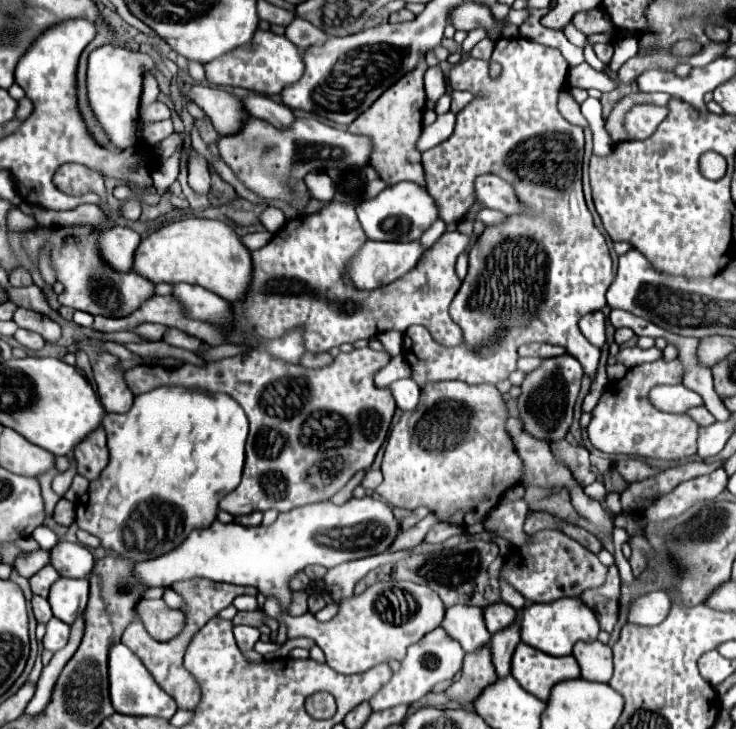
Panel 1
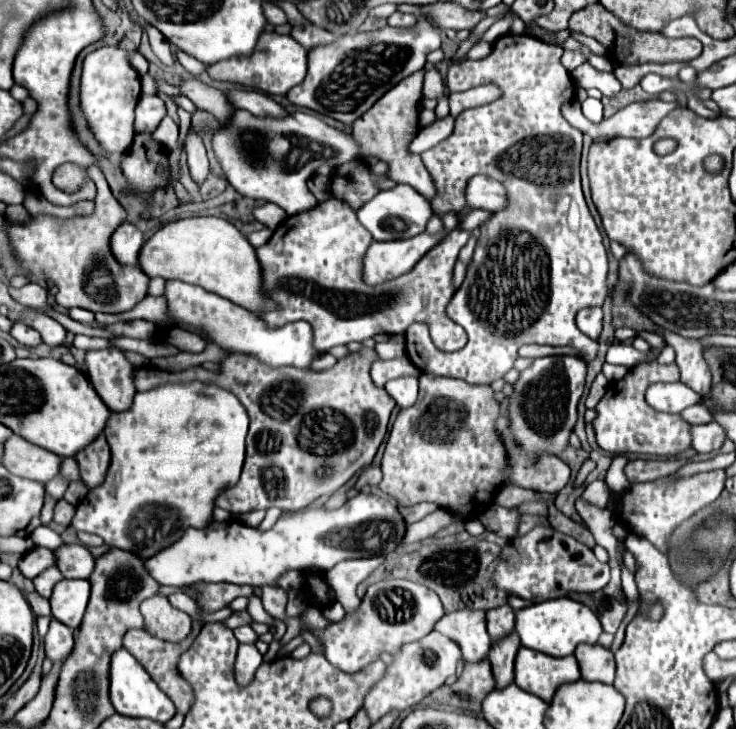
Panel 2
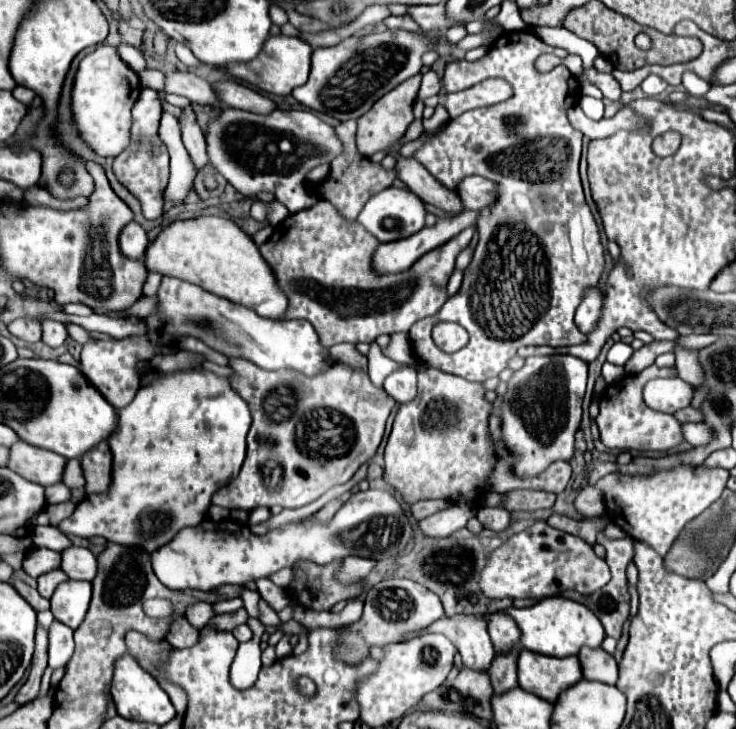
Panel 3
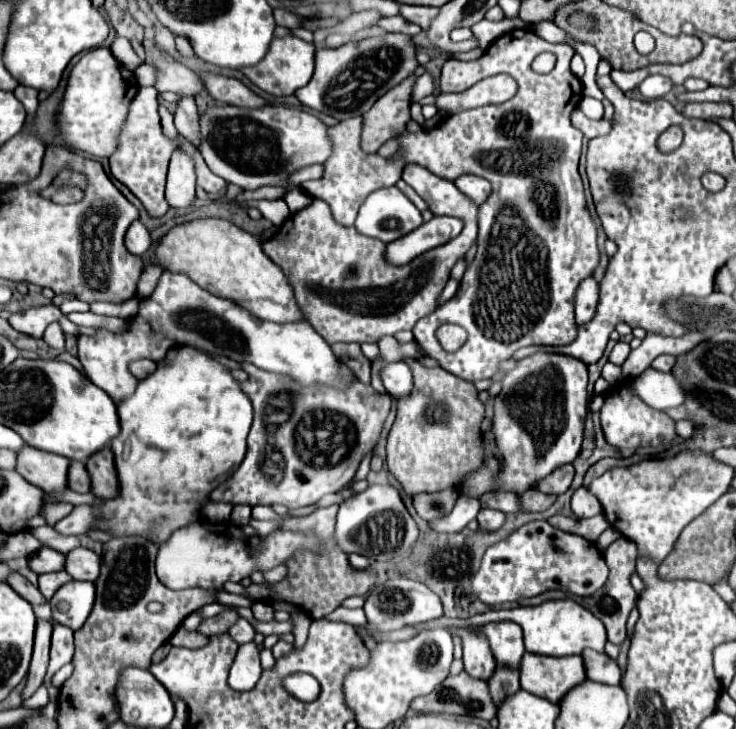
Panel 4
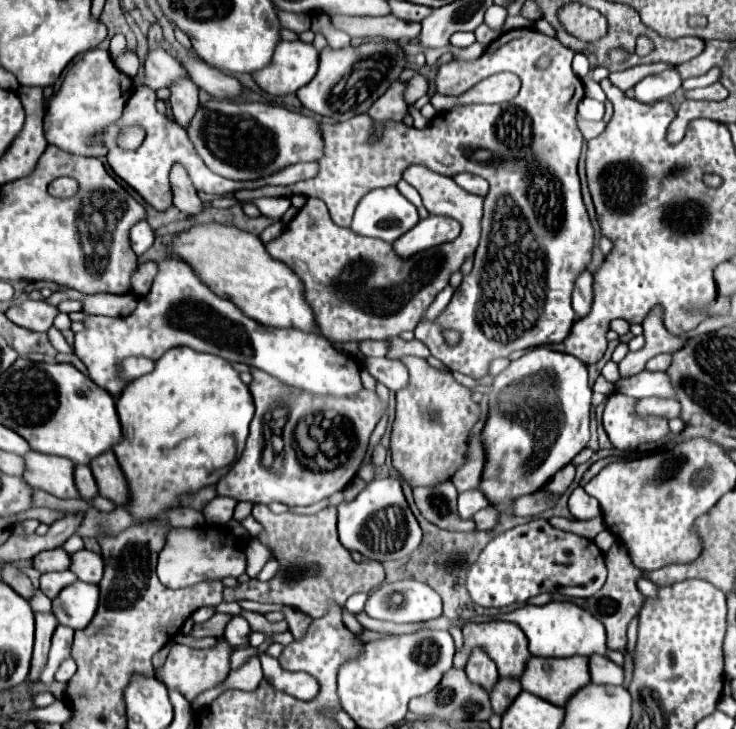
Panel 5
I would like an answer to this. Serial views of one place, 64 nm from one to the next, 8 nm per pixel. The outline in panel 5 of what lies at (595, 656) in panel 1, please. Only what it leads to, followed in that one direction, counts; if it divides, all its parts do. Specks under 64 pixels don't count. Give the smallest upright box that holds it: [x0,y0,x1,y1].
[590,654,624,684]

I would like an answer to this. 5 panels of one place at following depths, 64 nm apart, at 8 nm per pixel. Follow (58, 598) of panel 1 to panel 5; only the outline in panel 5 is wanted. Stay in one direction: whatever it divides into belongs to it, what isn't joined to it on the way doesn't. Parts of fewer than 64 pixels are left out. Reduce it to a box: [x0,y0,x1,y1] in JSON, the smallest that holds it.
[52,582,100,630]

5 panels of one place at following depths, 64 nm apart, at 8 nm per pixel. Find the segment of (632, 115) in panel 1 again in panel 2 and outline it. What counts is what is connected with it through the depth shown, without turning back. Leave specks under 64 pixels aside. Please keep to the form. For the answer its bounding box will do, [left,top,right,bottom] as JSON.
[562,100,676,140]

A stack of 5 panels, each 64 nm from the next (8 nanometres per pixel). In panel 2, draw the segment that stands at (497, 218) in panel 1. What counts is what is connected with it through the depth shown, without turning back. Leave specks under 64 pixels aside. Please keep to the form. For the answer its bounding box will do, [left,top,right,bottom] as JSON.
[456,210,490,230]

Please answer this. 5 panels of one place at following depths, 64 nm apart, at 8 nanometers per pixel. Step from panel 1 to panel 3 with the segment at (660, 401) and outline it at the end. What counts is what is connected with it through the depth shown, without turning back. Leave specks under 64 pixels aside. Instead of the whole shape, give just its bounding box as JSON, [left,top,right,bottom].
[644,378,692,412]

